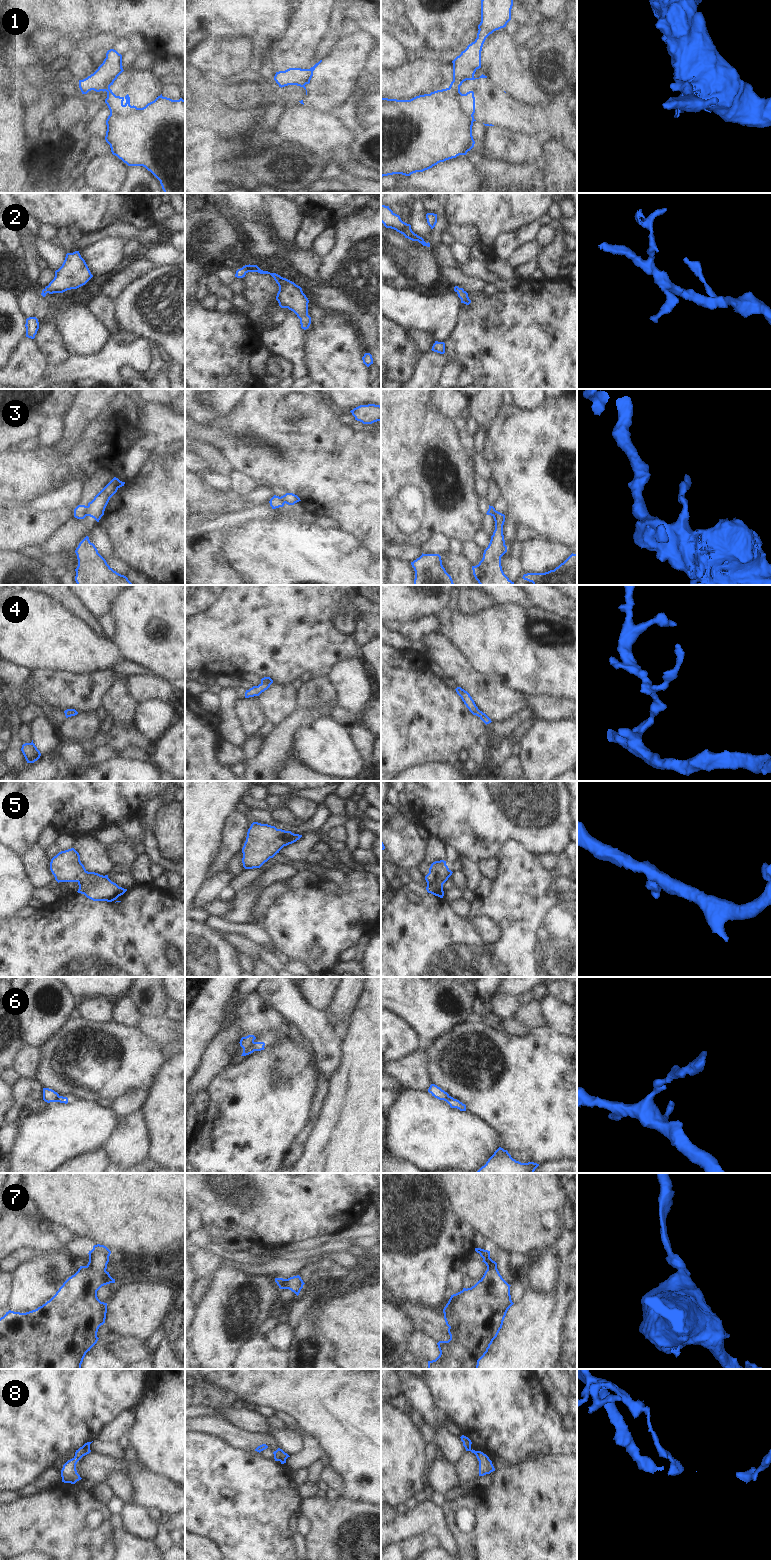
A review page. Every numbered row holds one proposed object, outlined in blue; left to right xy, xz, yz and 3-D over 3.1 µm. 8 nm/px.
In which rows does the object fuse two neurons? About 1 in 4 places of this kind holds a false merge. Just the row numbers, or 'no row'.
1, 3, 6.

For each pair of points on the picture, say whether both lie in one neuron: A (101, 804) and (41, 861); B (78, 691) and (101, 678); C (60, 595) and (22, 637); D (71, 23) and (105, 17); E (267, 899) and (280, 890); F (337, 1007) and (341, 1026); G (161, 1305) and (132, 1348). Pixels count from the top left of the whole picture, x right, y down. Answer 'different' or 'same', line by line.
A: different
B: same
C: different
D: different
E: same
F: different
G: different

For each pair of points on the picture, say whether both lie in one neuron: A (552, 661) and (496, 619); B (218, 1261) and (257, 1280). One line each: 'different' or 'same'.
A: same
B: different

